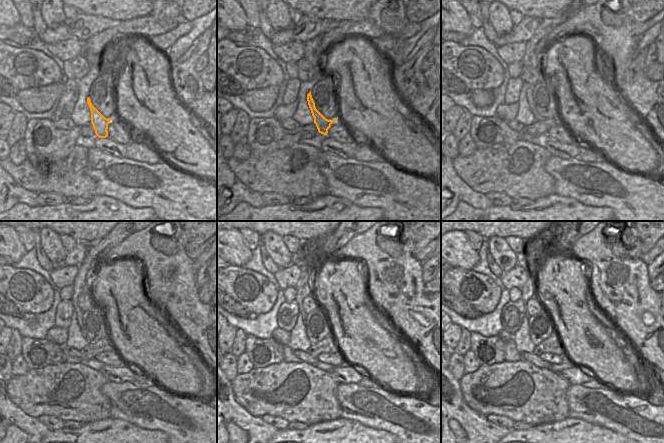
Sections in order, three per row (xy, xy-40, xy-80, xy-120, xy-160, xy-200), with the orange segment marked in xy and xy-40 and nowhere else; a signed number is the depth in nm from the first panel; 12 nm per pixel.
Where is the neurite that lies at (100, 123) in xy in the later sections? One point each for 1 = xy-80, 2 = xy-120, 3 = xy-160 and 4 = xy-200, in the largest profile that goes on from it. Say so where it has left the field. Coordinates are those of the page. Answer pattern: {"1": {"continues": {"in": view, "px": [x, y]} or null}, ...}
{"1": {"continues": {"in": "xy-80", "px": [530, 100]}}, "2": {"continues": {"in": "xy-120", "px": [88, 268]}}, "3": {"continues": {"in": "xy-160", "px": [320, 252]}}, "4": {"continues": {"in": "xy-200", "px": [558, 241]}}}

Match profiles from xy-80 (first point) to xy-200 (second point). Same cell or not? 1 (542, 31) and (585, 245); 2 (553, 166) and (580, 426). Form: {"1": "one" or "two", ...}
{"1": "two", "2": "two"}

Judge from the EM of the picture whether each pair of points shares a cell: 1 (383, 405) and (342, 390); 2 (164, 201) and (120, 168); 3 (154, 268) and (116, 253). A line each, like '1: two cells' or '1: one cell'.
1: one cell
2: one cell
3: one cell

